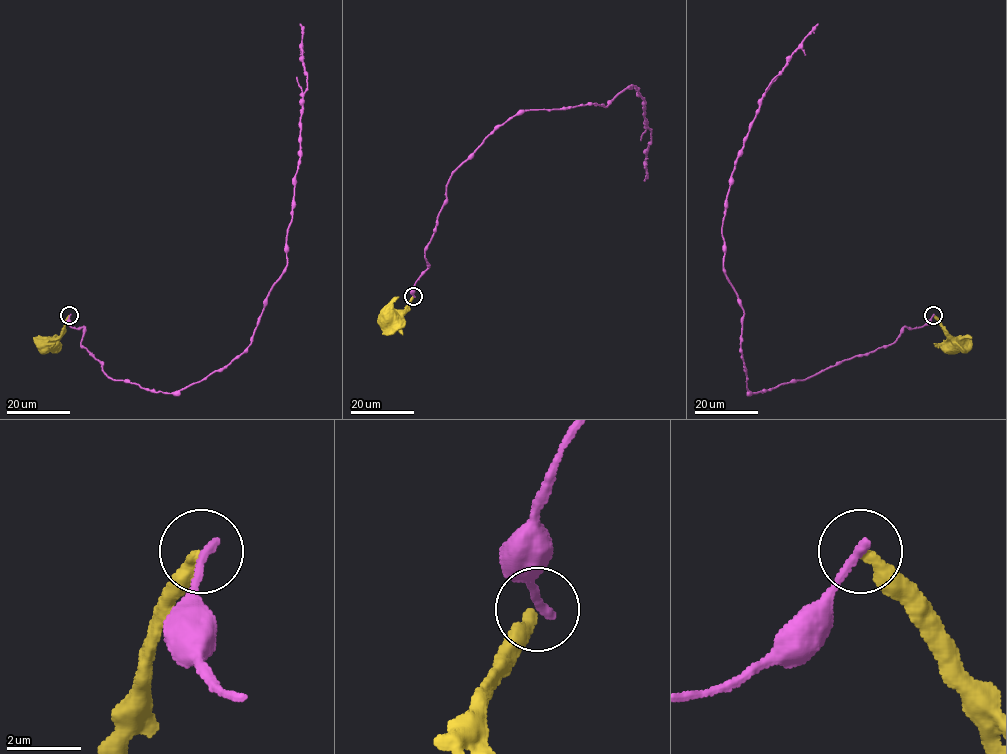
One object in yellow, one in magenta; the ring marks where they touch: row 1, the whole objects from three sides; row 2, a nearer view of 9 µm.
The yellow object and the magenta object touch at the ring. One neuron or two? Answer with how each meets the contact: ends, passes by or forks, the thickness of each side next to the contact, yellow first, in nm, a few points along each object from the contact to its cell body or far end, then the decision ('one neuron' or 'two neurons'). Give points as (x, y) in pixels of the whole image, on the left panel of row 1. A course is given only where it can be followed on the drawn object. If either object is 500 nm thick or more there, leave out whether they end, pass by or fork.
yellow ends; magenta ends; calibres 320 and 280 nm; course yellow (69, 315), (63, 331), (48, 344), (44, 344); course magenta (69, 315), (108, 376), (156, 391), (205, 380), (250, 343), (287, 264), (307, 85), (300, 24); two neurons

